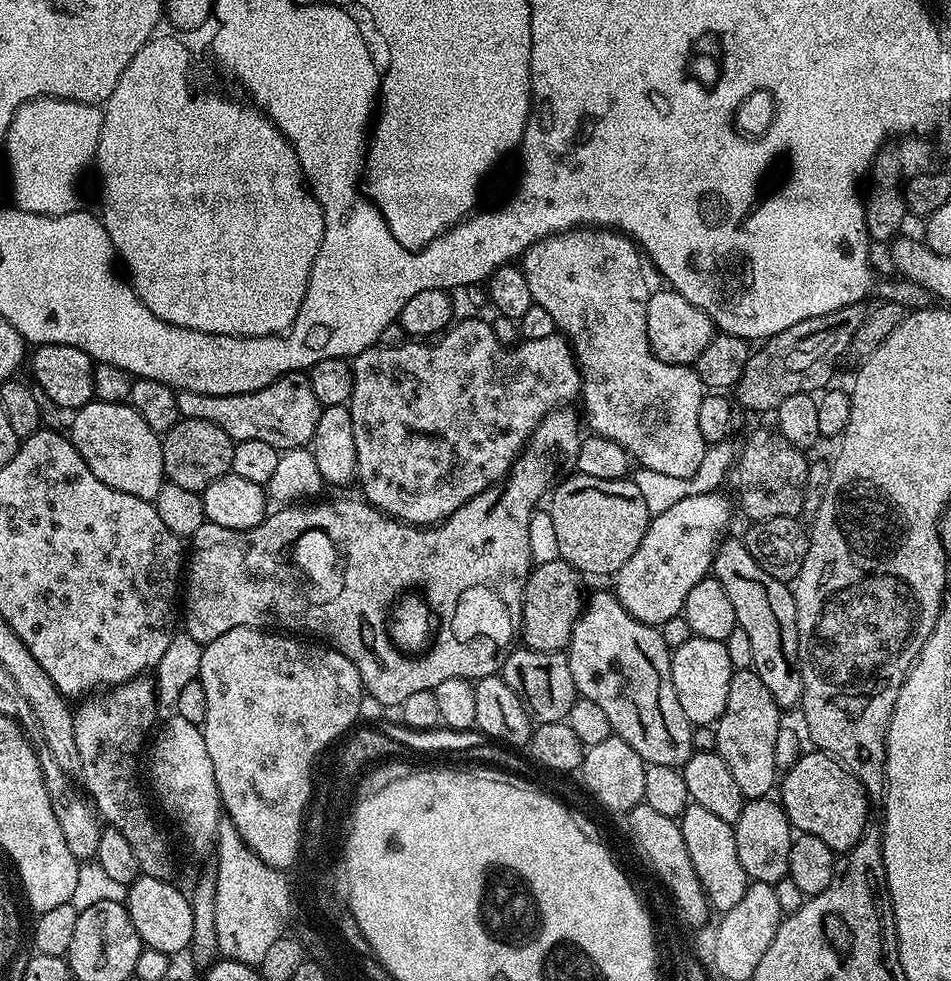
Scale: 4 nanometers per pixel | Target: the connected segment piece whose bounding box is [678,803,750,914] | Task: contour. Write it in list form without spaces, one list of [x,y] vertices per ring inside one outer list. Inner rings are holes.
[[[694,803],[688,804],[678,817],[678,823],[682,839],[686,841],[686,851],[690,853],[690,862],[694,862],[694,874],[698,874],[698,882],[702,882],[702,890],[709,905],[715,911],[717,908],[717,913],[728,912],[730,906],[735,906],[742,894],[746,894],[750,883],[746,870],[742,870],[742,862],[738,862],[735,827]]]

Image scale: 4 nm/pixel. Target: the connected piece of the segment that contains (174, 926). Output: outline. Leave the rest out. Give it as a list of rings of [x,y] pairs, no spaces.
[[[140,875],[132,884],[127,885],[126,907],[134,930],[138,930],[140,943],[145,948],[162,950],[173,954],[189,947],[194,934],[194,914],[186,892],[175,888],[168,880],[153,876]]]

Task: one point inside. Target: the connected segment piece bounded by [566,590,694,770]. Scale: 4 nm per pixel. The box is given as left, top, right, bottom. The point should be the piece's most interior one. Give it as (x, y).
(624, 666)

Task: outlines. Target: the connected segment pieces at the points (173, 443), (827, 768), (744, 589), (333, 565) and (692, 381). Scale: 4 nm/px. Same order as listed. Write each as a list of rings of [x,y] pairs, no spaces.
[[[180,419],[177,424],[162,436],[163,468],[167,481],[176,486],[185,487],[186,490],[194,490],[203,493],[210,482],[225,476],[231,471],[234,454],[234,441],[226,434],[226,430],[218,430],[214,422],[202,422],[201,420]]]
[[[811,750],[805,756],[800,756],[788,768],[788,773],[783,773],[778,784],[778,803],[788,816],[788,821],[792,824],[797,833],[805,836],[817,836],[830,846],[837,854],[845,854],[863,838],[868,823],[868,808],[870,801],[868,793],[860,785],[860,778],[852,775],[849,769],[845,768],[841,761],[831,757],[827,752]]]
[[[725,539],[716,550],[716,555],[712,557],[711,575],[716,577],[718,582],[722,582],[722,590],[726,590],[726,595],[730,598],[730,603],[734,606],[736,615],[736,626],[746,630],[746,635],[750,638],[750,646],[754,649],[754,662],[752,668],[766,682],[766,690],[774,698],[776,705],[782,710],[796,708],[801,698],[804,696],[804,683],[800,680],[800,669],[796,663],[796,651],[798,650],[798,628],[796,626],[796,603],[792,597],[792,589],[787,583],[762,570],[754,558],[750,558],[750,550],[746,550],[743,539]]]
[[[561,406],[555,408],[550,414],[546,414],[546,418],[542,418],[542,422],[534,430],[534,434],[530,437],[527,444],[524,446],[524,451],[513,463],[512,471],[508,473],[507,477],[500,481],[499,484],[491,484],[486,490],[482,490],[474,498],[470,498],[462,506],[458,506],[458,510],[454,510],[454,514],[450,514],[445,520],[440,521],[435,526],[417,526],[415,524],[405,524],[402,520],[394,520],[391,516],[385,516],[384,513],[373,508],[371,504],[365,502],[363,499],[357,500],[328,500],[325,504],[316,504],[320,502],[296,502],[291,506],[280,506],[275,510],[269,511],[265,515],[264,521],[258,526],[254,526],[250,530],[230,530],[226,526],[218,526],[217,524],[205,523],[198,526],[198,530],[194,530],[194,534],[190,538],[192,544],[192,557],[187,557],[186,560],[186,587],[182,592],[182,628],[194,642],[205,645],[214,642],[214,638],[222,638],[222,634],[226,634],[226,630],[234,630],[235,628],[264,628],[272,620],[272,616],[281,624],[279,627],[284,630],[296,630],[292,628],[301,628],[304,632],[313,632],[313,637],[319,638],[325,645],[331,646],[340,652],[346,658],[350,658],[350,662],[354,662],[354,666],[358,670],[358,674],[364,683],[364,691],[371,699],[377,699],[384,704],[385,709],[393,708],[398,702],[403,702],[410,694],[415,694],[418,690],[434,690],[438,686],[438,682],[446,682],[446,678],[466,678],[473,682],[481,680],[484,676],[495,676],[501,671],[504,658],[508,655],[510,649],[513,647],[514,641],[517,639],[520,632],[520,611],[524,605],[524,587],[528,581],[528,573],[534,567],[532,558],[532,547],[530,546],[530,522],[532,521],[532,513],[537,511],[540,499],[545,499],[546,493],[565,476],[571,476],[576,472],[576,463],[578,462],[578,450],[582,441],[582,416],[579,411],[576,412],[572,406]]]
[[[592,226],[557,232],[531,244],[522,257],[522,271],[526,286],[530,286],[532,303],[549,312],[557,329],[572,346],[581,375],[579,399],[584,400],[582,416],[587,431],[625,448],[629,457],[637,459],[643,469],[688,478],[705,458],[706,445],[702,430],[698,430],[698,406],[702,406],[706,389],[695,367],[662,362],[662,358],[650,350],[646,334],[650,287],[644,264],[646,268],[645,257],[635,240],[615,230]]]

